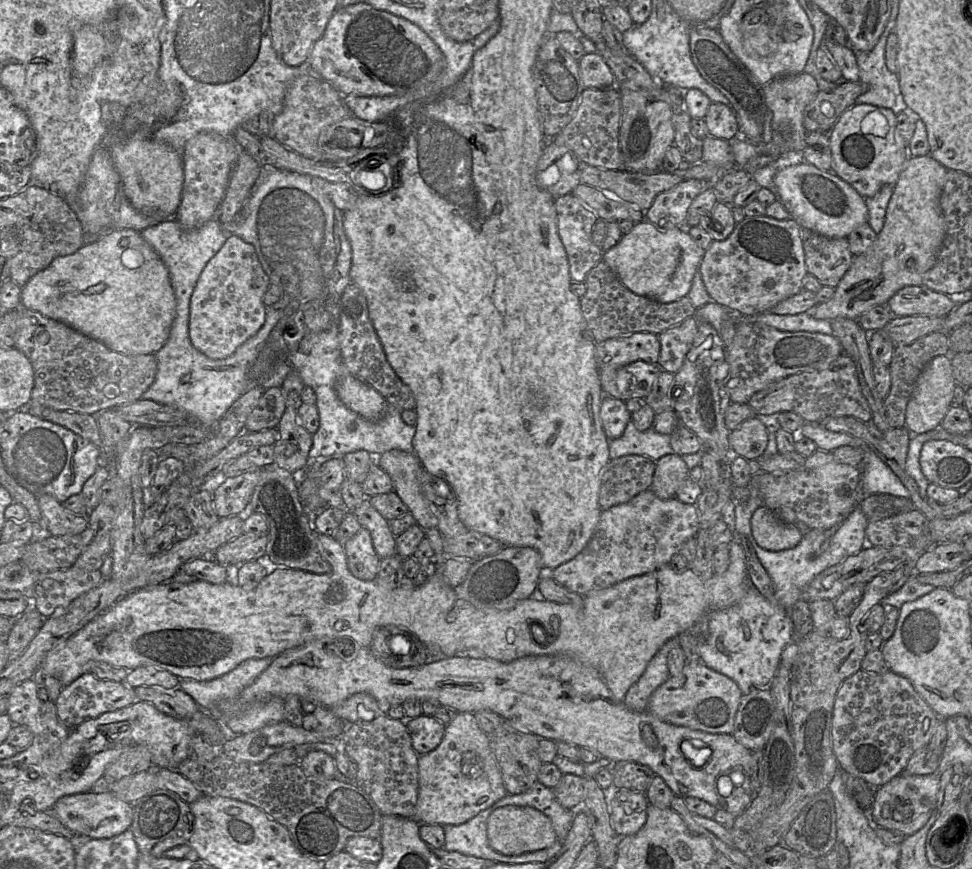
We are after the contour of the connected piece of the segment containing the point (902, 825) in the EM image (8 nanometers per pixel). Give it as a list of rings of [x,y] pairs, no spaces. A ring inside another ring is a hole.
[[[905,773],[894,777],[876,789],[874,802],[869,810],[869,818],[875,827],[911,836],[922,829],[930,819],[937,804],[940,776],[910,776]]]

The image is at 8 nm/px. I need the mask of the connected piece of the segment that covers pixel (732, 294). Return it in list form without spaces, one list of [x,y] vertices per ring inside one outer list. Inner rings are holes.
[[[767,215],[753,217],[746,216],[741,222],[735,225],[734,230],[726,239],[713,240],[710,247],[705,250],[701,265],[699,267],[704,285],[712,300],[723,306],[738,311],[742,315],[757,315],[770,311],[771,308],[777,305],[780,301],[799,293],[803,289],[803,279],[808,273],[801,238],[801,228],[802,227],[796,222],[796,220],[791,217],[785,220],[778,220]]]

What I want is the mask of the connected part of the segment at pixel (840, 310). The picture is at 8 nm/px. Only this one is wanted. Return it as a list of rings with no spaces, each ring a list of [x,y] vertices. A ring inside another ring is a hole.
[[[911,156],[903,165],[886,209],[882,230],[872,247],[853,257],[832,298],[806,312],[819,320],[838,317],[857,320],[869,308],[888,304],[888,300],[906,286],[922,285],[923,275],[931,269],[942,247],[946,224],[940,207],[940,195],[948,169],[931,157]]]

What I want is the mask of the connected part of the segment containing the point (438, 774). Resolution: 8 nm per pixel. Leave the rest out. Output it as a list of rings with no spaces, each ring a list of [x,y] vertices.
[[[457,712],[455,718],[446,725],[440,744],[434,750],[419,755],[416,817],[412,819],[420,824],[442,826],[463,824],[507,794],[498,762],[491,748],[491,736],[481,730],[474,713]]]

